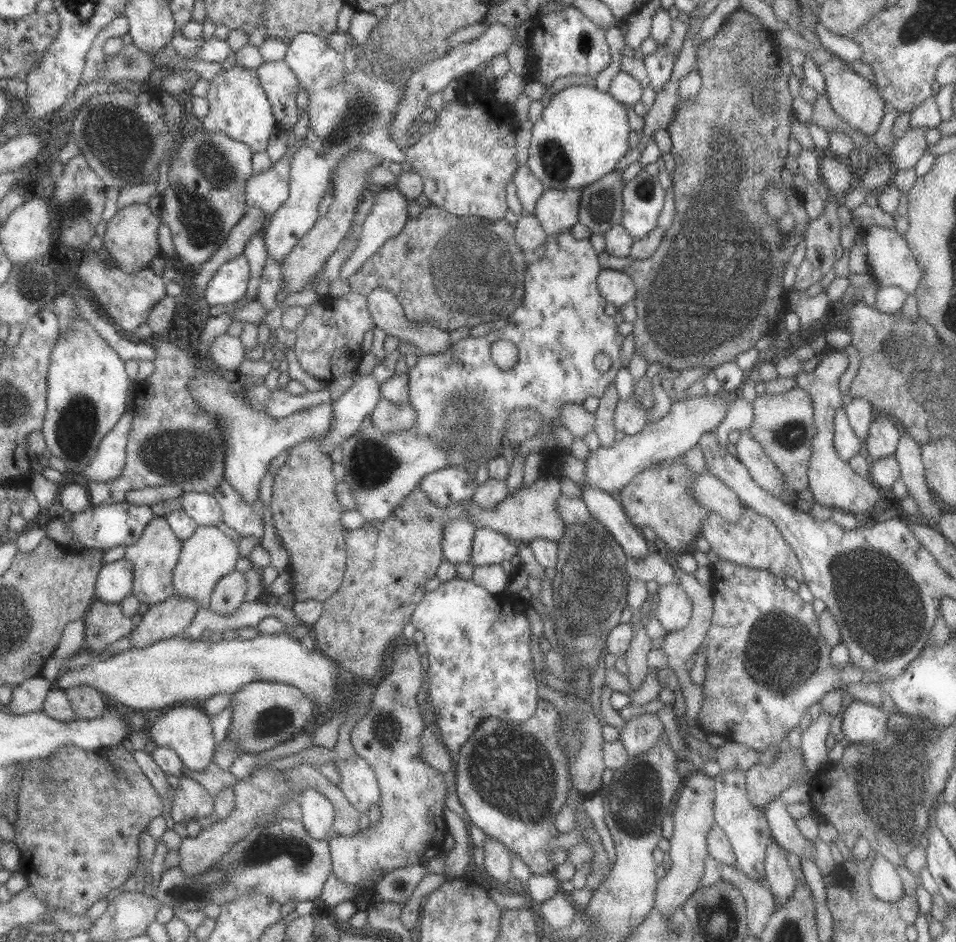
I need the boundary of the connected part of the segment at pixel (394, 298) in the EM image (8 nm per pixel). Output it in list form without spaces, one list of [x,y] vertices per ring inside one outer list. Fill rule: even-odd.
[[[377,288],[369,296],[369,307],[382,330],[399,338],[402,343],[413,344],[421,356],[444,354],[455,345],[449,330],[442,330],[429,323],[411,321],[401,299],[387,288]]]

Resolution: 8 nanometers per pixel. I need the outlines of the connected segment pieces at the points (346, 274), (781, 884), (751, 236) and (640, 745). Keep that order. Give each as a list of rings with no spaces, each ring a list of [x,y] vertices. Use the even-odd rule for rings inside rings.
[[[388,187],[386,191],[381,192],[376,197],[376,204],[361,227],[356,253],[343,268],[341,276],[344,279],[349,279],[351,276],[358,274],[360,269],[366,265],[366,262],[369,262],[370,258],[373,258],[390,239],[403,236],[403,230],[412,219],[408,214],[409,198],[399,188]]]
[[[775,840],[768,845],[763,869],[764,880],[774,895],[775,904],[783,905],[792,896],[797,879],[790,869],[785,851]]]
[[[735,11],[729,14],[720,30],[708,38],[708,40],[697,45],[697,60],[696,67],[701,76],[701,89],[694,98],[690,98],[688,101],[682,101],[678,104],[676,110],[676,119],[671,121],[668,128],[666,129],[672,141],[672,149],[670,154],[675,160],[675,170],[671,173],[673,180],[673,191],[675,194],[675,215],[672,224],[668,230],[664,231],[662,240],[658,245],[658,250],[646,260],[636,260],[631,257],[614,257],[607,253],[598,255],[599,265],[604,269],[622,271],[627,274],[635,284],[636,296],[634,301],[635,309],[637,310],[636,320],[633,322],[633,336],[635,352],[644,356],[646,362],[649,364],[661,364],[664,368],[670,370],[684,371],[690,368],[708,368],[708,372],[724,364],[726,362],[733,362],[733,360],[743,352],[756,348],[757,342],[762,338],[768,336],[769,333],[775,331],[778,322],[780,322],[780,316],[785,315],[788,312],[788,300],[786,298],[788,289],[783,285],[782,276],[784,274],[784,268],[788,262],[790,262],[790,253],[798,243],[803,241],[803,233],[807,228],[807,224],[811,221],[811,218],[805,211],[805,206],[800,202],[800,198],[797,197],[792,191],[783,193],[786,197],[787,212],[794,216],[795,225],[792,229],[790,237],[786,239],[784,235],[778,229],[778,221],[771,217],[765,209],[763,203],[763,194],[767,189],[767,186],[771,186],[775,182],[775,186],[781,188],[786,183],[786,172],[784,160],[788,156],[788,142],[790,142],[790,136],[792,136],[792,120],[795,116],[793,115],[792,102],[793,98],[788,90],[789,77],[784,75],[779,67],[779,63],[783,53],[775,45],[773,41],[773,34],[766,30],[766,28],[760,25],[760,22],[744,11]],[[760,81],[766,81],[775,88],[775,103],[776,104],[762,104],[758,103],[755,97],[752,95],[754,92],[753,88],[760,86]]]
[[[640,714],[626,721],[619,732],[619,741],[626,747],[630,756],[639,755],[652,750],[660,743],[664,725],[656,714]]]

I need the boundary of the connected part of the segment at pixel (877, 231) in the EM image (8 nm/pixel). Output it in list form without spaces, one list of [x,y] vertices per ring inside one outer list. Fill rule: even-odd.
[[[874,226],[874,242],[872,236],[865,238],[870,238],[868,268],[872,268],[881,286],[898,286],[908,294],[914,293],[922,278],[922,267],[914,259],[907,240],[884,226]]]

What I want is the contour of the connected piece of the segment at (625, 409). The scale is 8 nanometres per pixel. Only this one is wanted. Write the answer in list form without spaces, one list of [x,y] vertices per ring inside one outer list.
[[[644,375],[636,382],[636,393],[633,391],[632,398],[628,401],[619,400],[614,413],[614,426],[625,435],[633,435],[640,432],[648,420],[646,418],[648,409],[642,409],[638,402],[643,397],[645,391],[652,394],[652,383]]]

